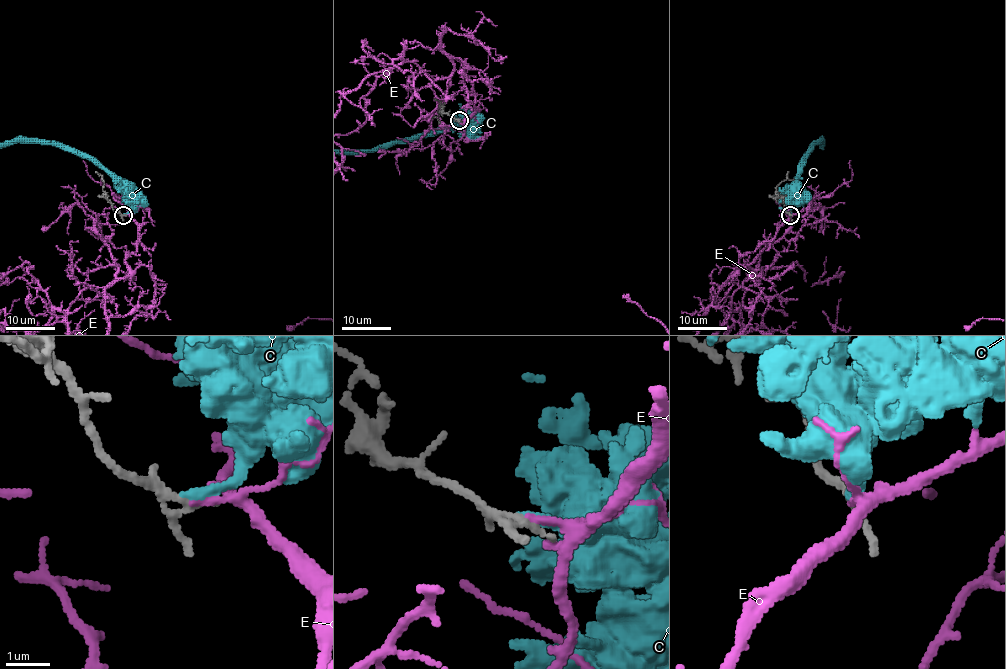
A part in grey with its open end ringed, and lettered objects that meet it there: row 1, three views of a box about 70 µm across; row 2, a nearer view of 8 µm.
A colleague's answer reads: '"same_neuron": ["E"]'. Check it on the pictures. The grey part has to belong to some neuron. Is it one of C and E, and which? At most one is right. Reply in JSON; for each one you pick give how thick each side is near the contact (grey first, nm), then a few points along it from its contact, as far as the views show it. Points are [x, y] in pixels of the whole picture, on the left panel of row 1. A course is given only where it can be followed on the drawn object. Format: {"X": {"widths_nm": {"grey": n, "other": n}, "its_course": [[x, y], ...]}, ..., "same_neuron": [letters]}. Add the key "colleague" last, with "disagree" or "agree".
{"E": {"widths_nm": {"grey": 170, "other": 130}}, "same_neuron": ["E"], "colleague": "agree"}

